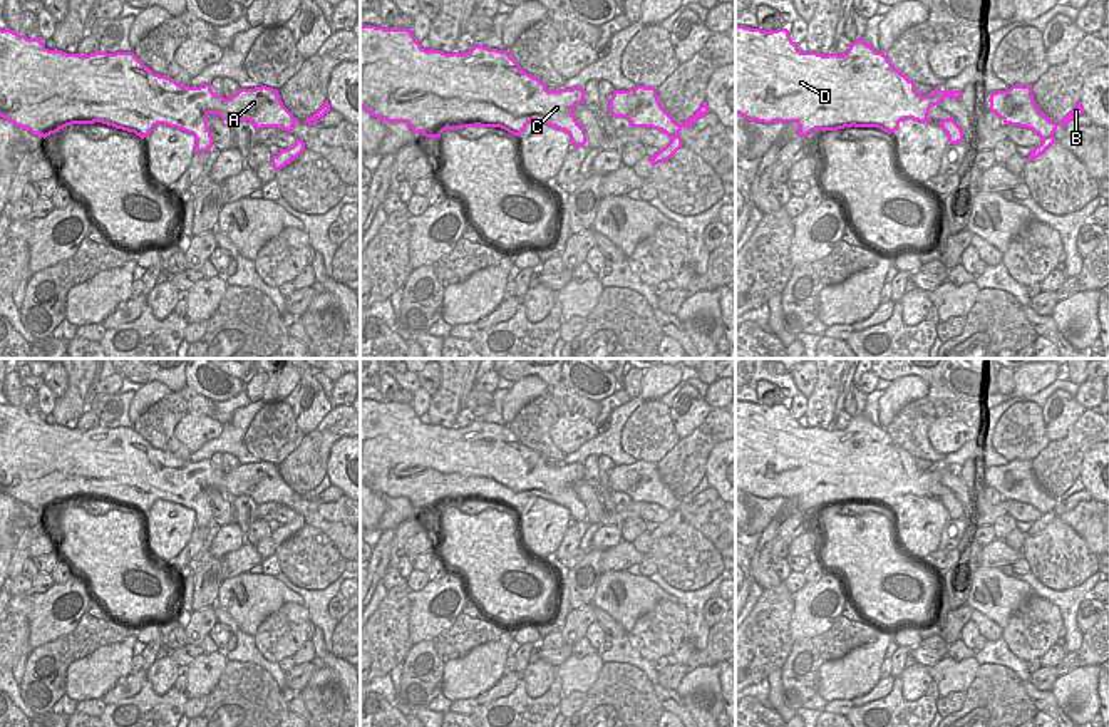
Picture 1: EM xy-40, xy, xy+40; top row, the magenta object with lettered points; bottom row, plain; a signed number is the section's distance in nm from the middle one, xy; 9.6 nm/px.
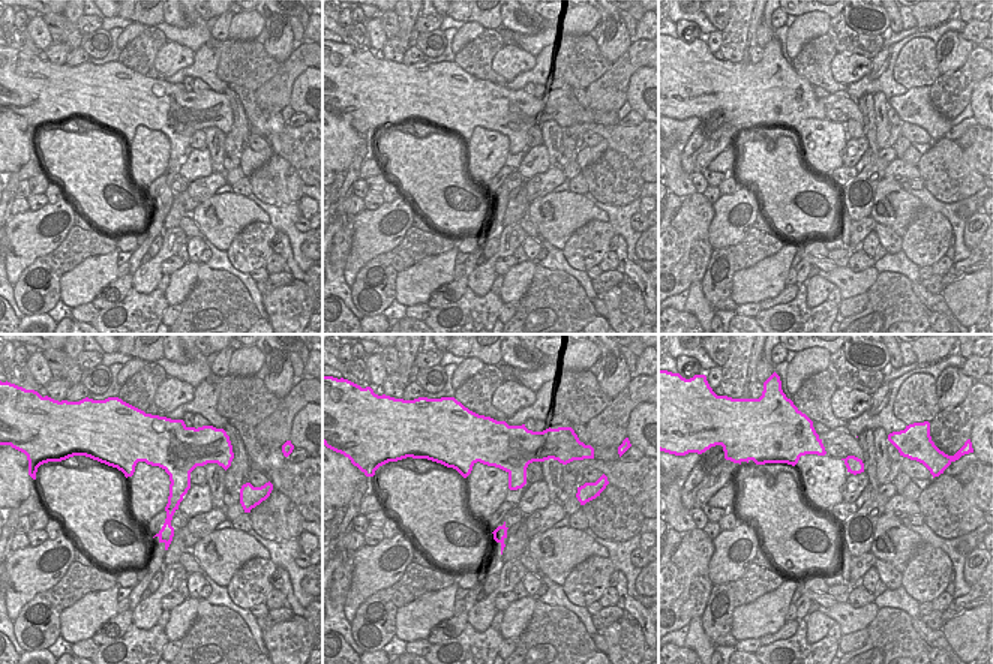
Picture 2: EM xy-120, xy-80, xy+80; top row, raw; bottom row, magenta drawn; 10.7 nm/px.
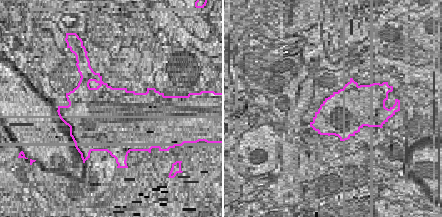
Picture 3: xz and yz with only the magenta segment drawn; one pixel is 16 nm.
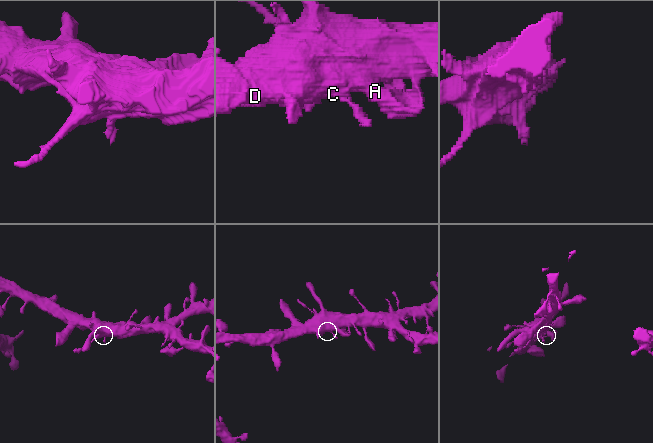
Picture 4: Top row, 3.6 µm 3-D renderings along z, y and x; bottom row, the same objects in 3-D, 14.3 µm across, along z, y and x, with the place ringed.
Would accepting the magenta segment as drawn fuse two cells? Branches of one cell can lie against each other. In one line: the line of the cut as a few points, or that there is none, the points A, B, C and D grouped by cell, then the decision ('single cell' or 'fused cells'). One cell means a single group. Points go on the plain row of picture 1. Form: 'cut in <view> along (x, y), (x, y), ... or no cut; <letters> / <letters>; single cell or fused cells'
no cut; A B C D; single cell

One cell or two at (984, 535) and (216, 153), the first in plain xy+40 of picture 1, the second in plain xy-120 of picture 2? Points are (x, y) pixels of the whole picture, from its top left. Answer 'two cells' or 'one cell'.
two cells

